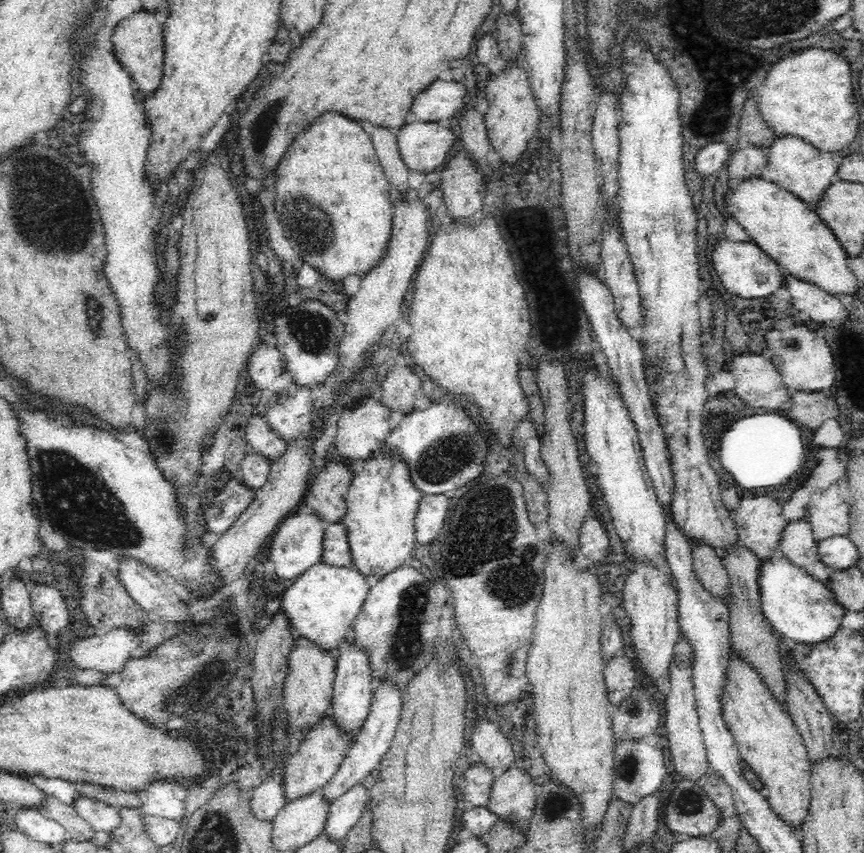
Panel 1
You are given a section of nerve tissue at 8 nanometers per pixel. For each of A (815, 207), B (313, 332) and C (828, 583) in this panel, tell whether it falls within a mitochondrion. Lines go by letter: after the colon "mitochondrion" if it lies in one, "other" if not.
A: other
B: mitochondrion
C: other

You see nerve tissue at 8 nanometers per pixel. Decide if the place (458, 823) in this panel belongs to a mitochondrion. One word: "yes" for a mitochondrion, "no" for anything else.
no

